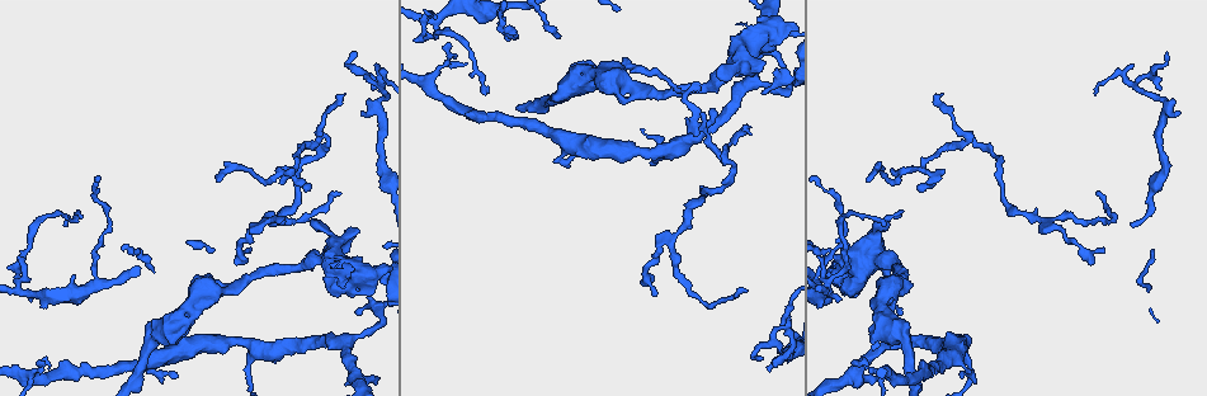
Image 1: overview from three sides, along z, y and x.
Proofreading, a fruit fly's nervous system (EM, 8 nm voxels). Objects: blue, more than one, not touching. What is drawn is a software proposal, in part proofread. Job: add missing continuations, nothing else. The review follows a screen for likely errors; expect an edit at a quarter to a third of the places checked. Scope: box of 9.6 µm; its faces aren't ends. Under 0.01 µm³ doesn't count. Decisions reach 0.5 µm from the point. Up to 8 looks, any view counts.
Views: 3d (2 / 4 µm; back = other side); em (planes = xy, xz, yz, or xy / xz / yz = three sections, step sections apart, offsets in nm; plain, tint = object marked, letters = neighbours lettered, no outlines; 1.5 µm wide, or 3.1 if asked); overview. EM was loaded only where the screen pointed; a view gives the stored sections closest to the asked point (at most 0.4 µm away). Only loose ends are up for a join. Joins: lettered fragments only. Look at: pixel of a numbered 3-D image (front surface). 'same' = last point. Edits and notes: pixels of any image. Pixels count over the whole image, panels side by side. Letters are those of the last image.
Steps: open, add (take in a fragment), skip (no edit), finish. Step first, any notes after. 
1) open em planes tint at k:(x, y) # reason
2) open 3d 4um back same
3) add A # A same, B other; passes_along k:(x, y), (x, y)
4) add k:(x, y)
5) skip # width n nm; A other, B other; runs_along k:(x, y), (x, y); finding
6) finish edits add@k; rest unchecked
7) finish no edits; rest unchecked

open em planes letters at 1:(249, 253) # free end

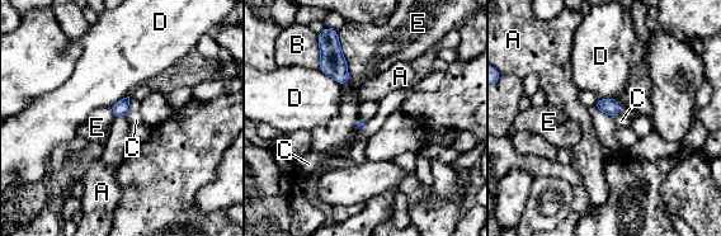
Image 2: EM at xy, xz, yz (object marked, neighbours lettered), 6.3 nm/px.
skip # A other, B other, C other, D other, E other; border 2:(618, 113), (615, 118); no lettered fragment goes on from it

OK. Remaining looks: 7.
open 3d 2um at 1:(175, 376) # tapers out

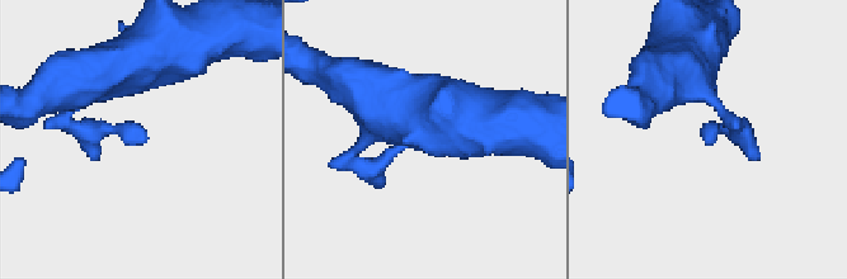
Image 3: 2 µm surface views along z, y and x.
open em yz step 4 tint at 3:(706, 143)

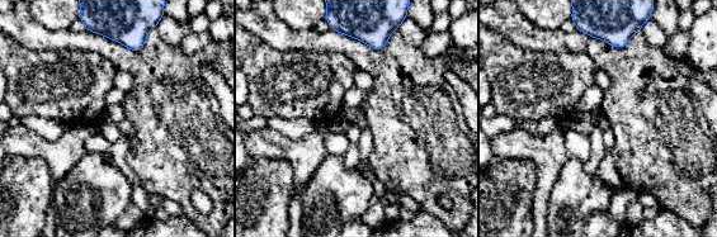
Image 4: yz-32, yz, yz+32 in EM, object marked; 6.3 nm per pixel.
open em xz step 8 letters same

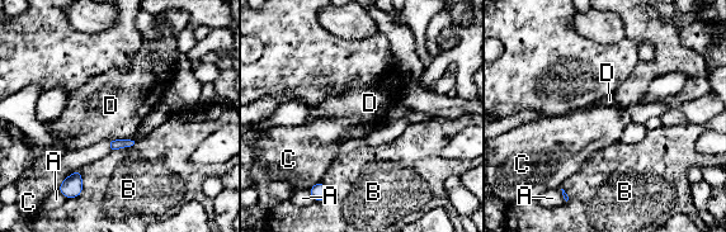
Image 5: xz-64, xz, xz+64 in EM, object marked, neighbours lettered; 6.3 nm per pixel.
skip # A other, B other, C other, D other; border 5:(126, 137), (108, 142); no lettered fragment goes on from it

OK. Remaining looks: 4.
open 3d 4um at 1:(448, 42) # branch stops here

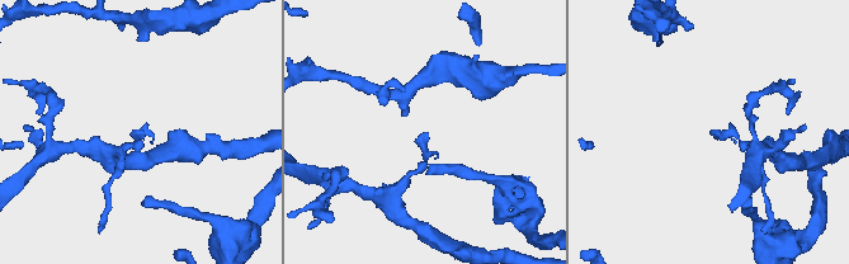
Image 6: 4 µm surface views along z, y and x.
open em xz step 8 letters at 6:(141, 132)

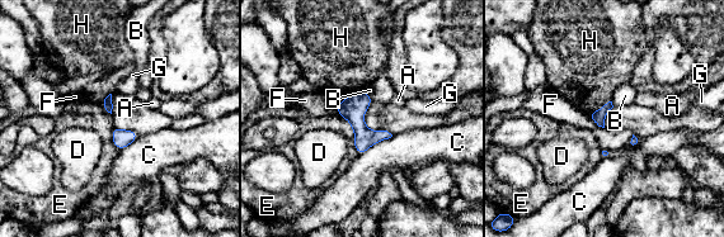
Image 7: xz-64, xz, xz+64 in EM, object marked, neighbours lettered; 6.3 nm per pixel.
open em planes letters same

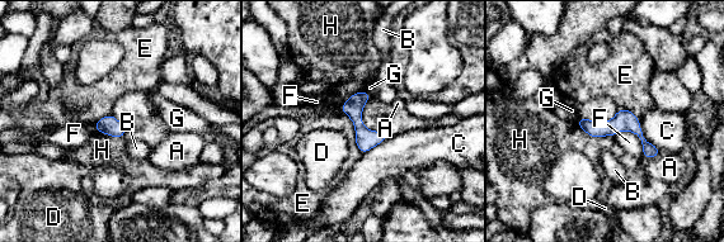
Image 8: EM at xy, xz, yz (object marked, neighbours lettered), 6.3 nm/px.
skip # width 120 nm; A other, B other, C other, D other, E other, F other, G other, H other; none of them fits

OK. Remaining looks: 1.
finish no edits; rest unchecked

